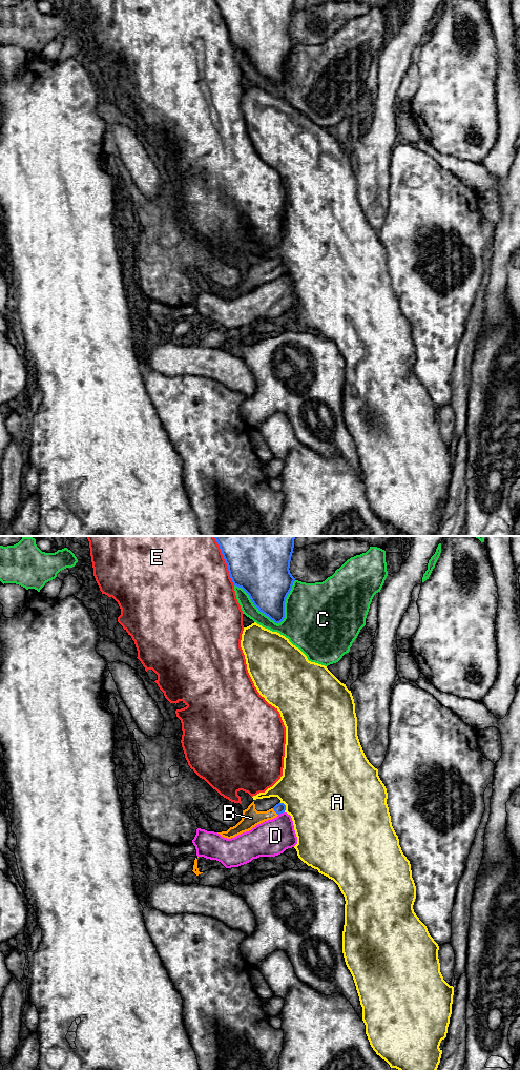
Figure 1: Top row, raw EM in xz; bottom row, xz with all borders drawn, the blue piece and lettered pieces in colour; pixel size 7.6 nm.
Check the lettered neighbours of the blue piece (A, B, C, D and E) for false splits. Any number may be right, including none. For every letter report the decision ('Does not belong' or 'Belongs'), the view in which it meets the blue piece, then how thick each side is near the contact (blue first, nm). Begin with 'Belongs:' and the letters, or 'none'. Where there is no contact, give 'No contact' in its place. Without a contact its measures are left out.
Belongs: B
A: Does not belong. Touches blue in xz. Thickness 80 nm (blue) against 500 nm
B: Belongs. Touches blue in xz. Thickness 80 nm (blue) against 140 nm
C: Does not belong. Touches blue in xz. Thickness 300 nm (blue) against 380 nm
D: Does not belong. Touches blue in xz. Thickness 80 nm (blue) against 280 nm
E: Does not belong. Touches blue in xz. Thickness 500 nm (blue) against 500 nm

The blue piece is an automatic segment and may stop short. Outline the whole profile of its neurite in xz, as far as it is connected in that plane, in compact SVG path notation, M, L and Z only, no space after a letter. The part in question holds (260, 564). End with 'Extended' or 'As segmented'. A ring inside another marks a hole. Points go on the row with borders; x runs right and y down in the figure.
M213 536L220 546L230 578L234 585L242 588L259 612L275 623L285 618L285 602L295 578L290 573L290 561L296 536Z. As segmented

